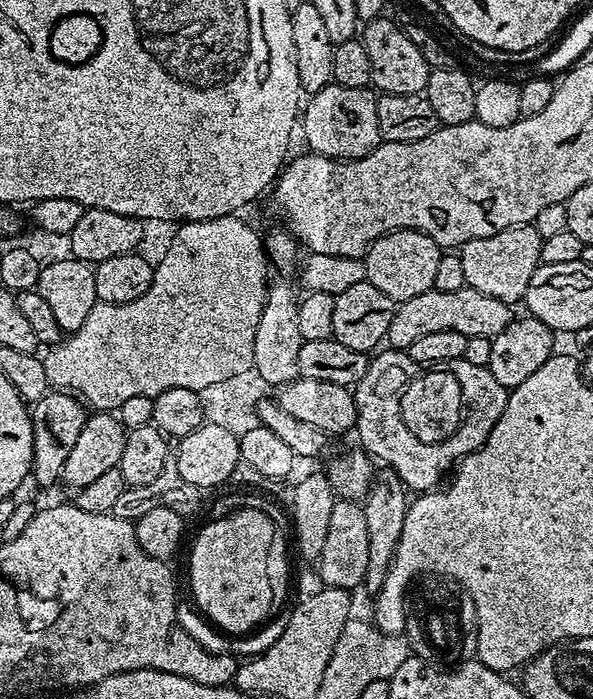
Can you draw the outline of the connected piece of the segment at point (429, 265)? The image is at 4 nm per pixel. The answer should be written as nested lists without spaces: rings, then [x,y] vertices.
[[[409,228],[387,232],[382,238],[369,246],[364,253],[364,275],[382,294],[391,300],[403,302],[410,298],[418,298],[418,294],[426,294],[434,289],[434,273],[438,270],[438,262],[442,255],[439,244],[421,232]]]

